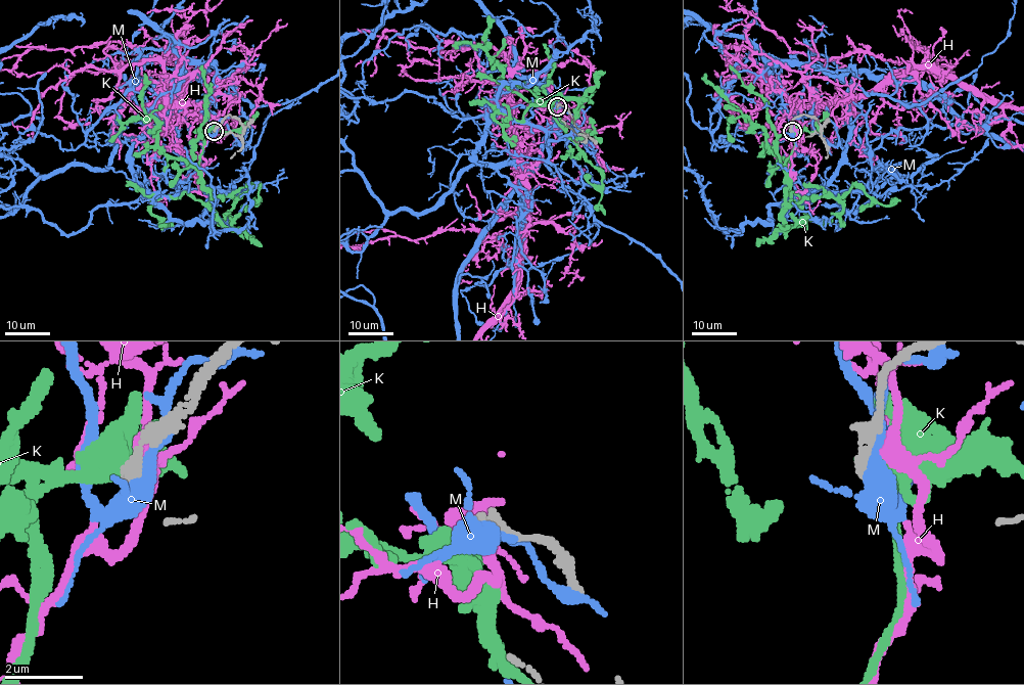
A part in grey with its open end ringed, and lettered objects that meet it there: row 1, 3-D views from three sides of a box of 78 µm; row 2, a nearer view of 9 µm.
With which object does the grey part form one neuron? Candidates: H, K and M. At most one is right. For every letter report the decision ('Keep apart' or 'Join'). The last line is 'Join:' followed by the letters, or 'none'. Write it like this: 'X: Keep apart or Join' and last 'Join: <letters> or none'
H: Keep apart
K: Keep apart
M: Keep apart
Join: none

